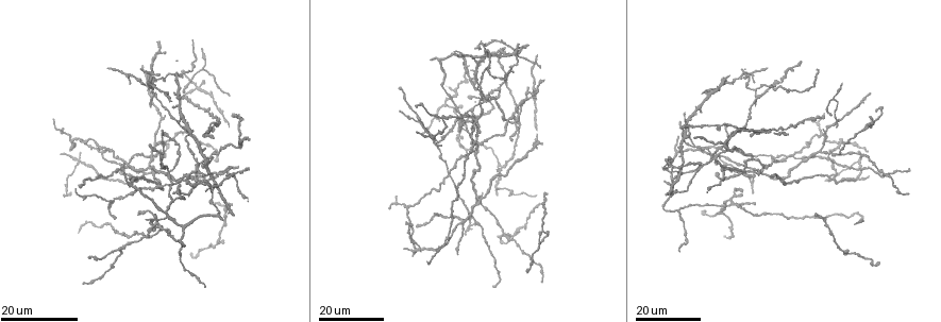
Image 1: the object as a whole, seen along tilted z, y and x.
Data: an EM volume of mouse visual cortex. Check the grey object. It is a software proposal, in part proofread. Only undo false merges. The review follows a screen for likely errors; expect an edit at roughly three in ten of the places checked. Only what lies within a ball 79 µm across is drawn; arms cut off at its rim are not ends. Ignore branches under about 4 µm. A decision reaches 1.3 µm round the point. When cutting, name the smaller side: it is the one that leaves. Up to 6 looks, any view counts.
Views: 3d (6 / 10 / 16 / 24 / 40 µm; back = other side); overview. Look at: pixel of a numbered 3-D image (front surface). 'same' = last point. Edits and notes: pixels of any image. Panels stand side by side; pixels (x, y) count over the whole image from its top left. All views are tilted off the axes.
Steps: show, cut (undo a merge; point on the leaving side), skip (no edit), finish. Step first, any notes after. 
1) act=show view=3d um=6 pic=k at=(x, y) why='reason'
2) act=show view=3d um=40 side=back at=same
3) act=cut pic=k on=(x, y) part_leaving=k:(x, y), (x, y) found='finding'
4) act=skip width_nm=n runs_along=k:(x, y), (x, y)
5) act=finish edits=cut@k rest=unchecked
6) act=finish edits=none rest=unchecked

act=show view=3d um=24 pic=1 at=(508, 121) why='three arms meet'

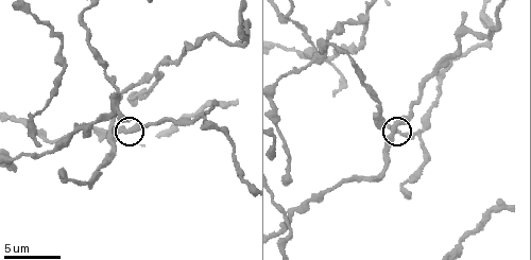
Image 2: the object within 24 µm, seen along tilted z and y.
act=show view=3d um=10 pic=2 at=(394, 128)

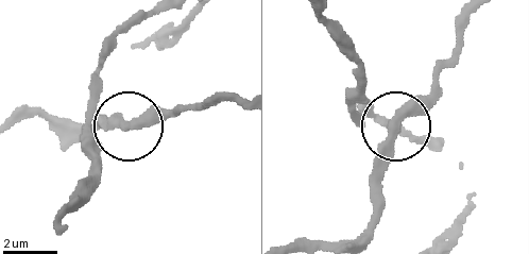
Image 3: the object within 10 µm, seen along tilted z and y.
act=skip arms=3 runs_along=3:(316, 15), (352, 67), (358, 112), (405, 119), (440, 74) found='continuous, no second neuron'

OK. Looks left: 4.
act=show view=3d um=24 pic=1 at=(467, 71) why='arms part here'

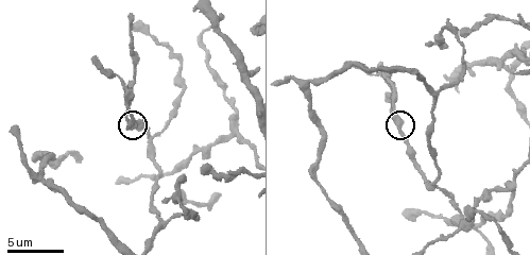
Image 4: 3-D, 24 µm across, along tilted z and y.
act=show view=3d um=10 pic=4 at=(397, 121)

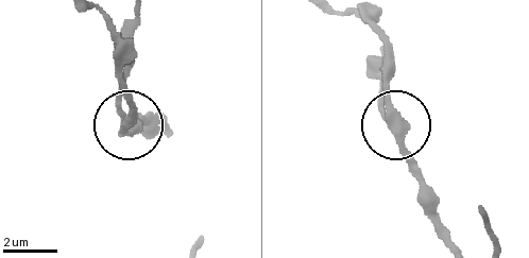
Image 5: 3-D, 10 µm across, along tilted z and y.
act=show view=3d um=6 pic=5 at=(396, 125)

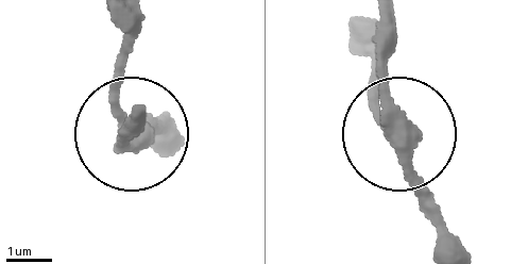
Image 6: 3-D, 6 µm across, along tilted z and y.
act=skip side_arm_um=11 runs_along=6:(460, 246), (389, 83), (386, 23) found='continuous, no second neuron'

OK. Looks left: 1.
act=show view=3d um=10 pic=2 at=(158, 74) why='a fork'

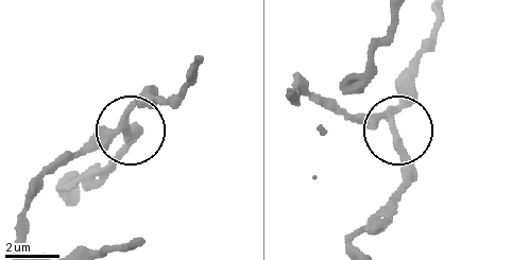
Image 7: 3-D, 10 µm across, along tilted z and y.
act=skip width_nm=260 runs_along=7:(295, 92), (296, 83), (392, 123), (398, 194) found='continuous, no second neuron'

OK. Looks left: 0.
act=finish edits=none rest=unchecked

